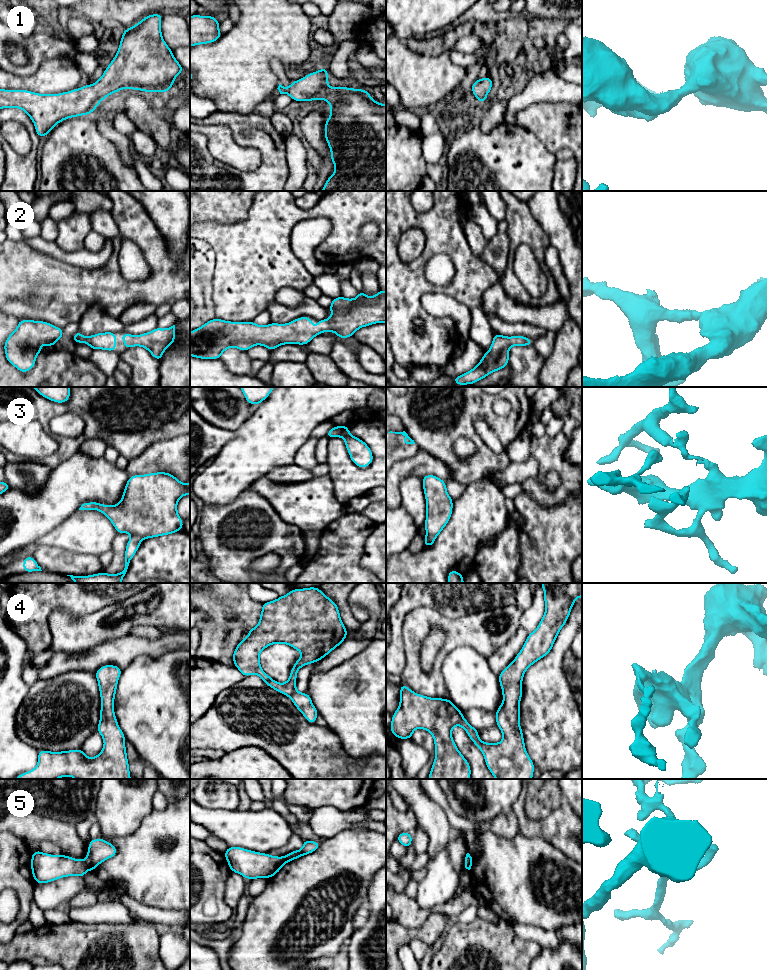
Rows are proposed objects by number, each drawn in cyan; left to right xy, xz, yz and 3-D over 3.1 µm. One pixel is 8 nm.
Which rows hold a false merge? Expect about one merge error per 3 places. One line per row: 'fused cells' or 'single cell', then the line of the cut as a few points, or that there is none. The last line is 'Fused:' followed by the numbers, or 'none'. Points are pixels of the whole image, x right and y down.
1: single cell; cut none
2: single cell; cut none
3: single cell; cut none
4: single cell; cut none
5: fused cells; cut xy (85, 859), (89, 869)
Fused: 5

